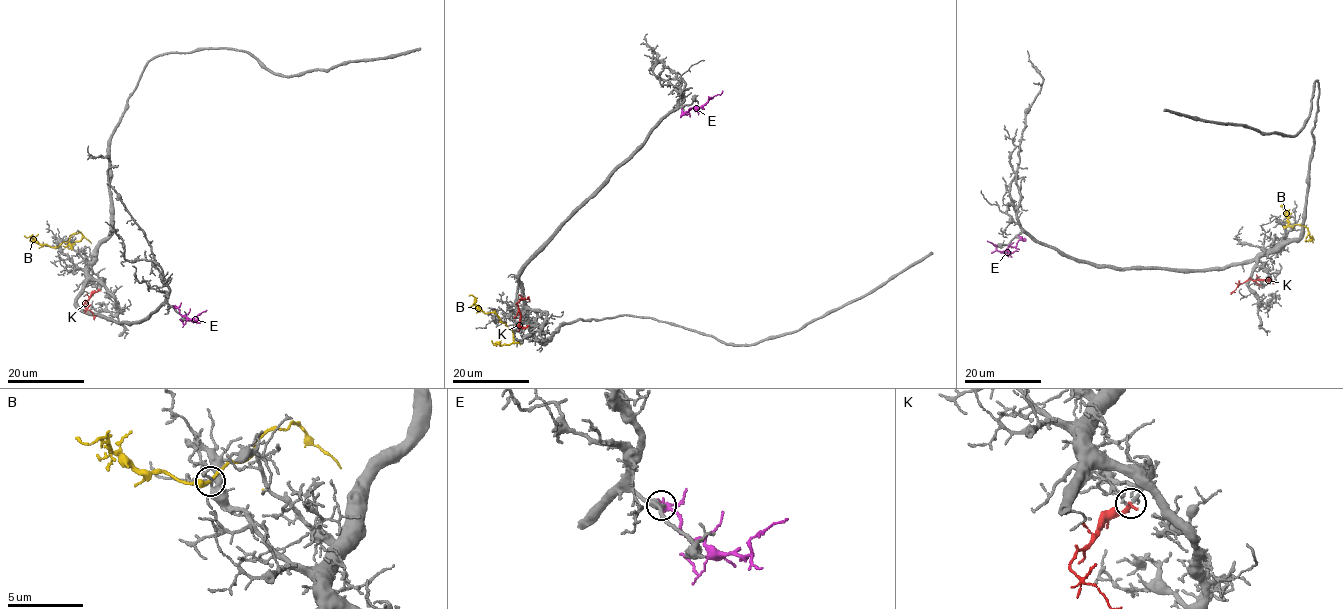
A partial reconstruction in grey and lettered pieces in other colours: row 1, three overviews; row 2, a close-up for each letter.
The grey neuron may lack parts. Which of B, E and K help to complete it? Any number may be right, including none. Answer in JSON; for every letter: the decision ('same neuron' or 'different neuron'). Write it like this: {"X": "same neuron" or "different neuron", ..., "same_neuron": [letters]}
{"B": "different neuron", "E": "different neuron", "K": "same neuron", "same_neuron": ["K"]}

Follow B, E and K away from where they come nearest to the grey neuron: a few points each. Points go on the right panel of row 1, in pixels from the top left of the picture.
B: (1285, 227), (1305, 226), (1313, 238), (1310, 236)
E: (1021, 238), (1015, 246), (1001, 252), (987, 240)
K: (1269, 278), (1237, 284), (1231, 294)

